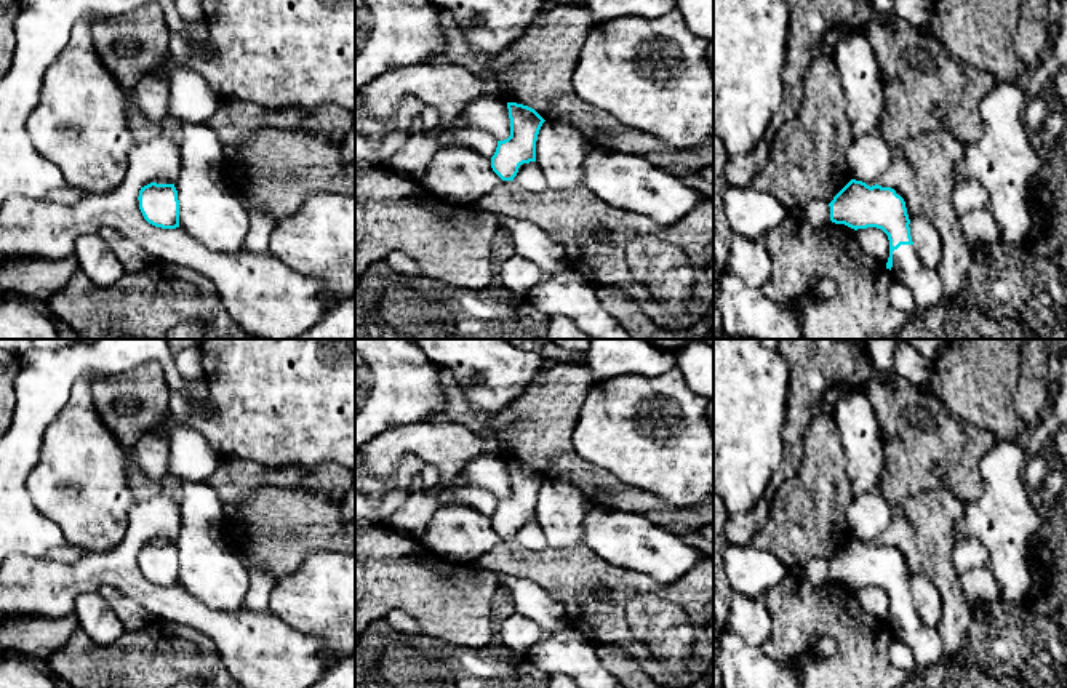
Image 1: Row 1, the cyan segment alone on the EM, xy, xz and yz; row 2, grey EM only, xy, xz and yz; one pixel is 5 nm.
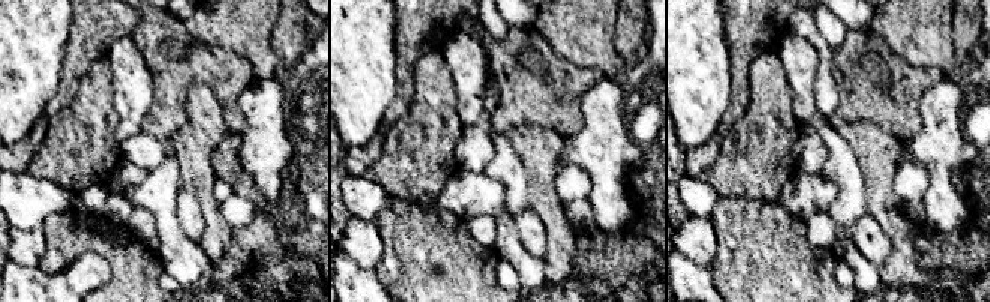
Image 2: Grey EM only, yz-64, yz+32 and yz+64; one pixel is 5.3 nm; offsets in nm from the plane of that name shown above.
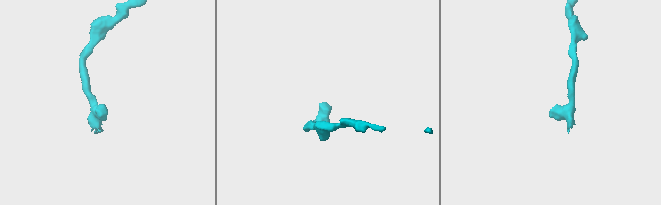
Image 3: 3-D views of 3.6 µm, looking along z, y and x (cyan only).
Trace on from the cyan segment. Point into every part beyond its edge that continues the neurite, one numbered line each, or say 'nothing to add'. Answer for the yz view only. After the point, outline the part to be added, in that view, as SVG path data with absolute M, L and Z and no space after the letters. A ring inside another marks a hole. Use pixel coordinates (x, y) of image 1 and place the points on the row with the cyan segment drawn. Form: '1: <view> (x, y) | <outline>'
1: yz (925, 285) | M901 245L893 251L891 274L910 290L917 312L945 301L939 272L918 259L913 245Z

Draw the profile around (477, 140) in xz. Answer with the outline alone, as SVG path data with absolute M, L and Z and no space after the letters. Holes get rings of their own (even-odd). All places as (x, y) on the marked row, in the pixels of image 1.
M458 126L446 136L442 136L442 146L461 146L469 147L488 158L491 158L498 147L498 139L480 128L475 126Z

